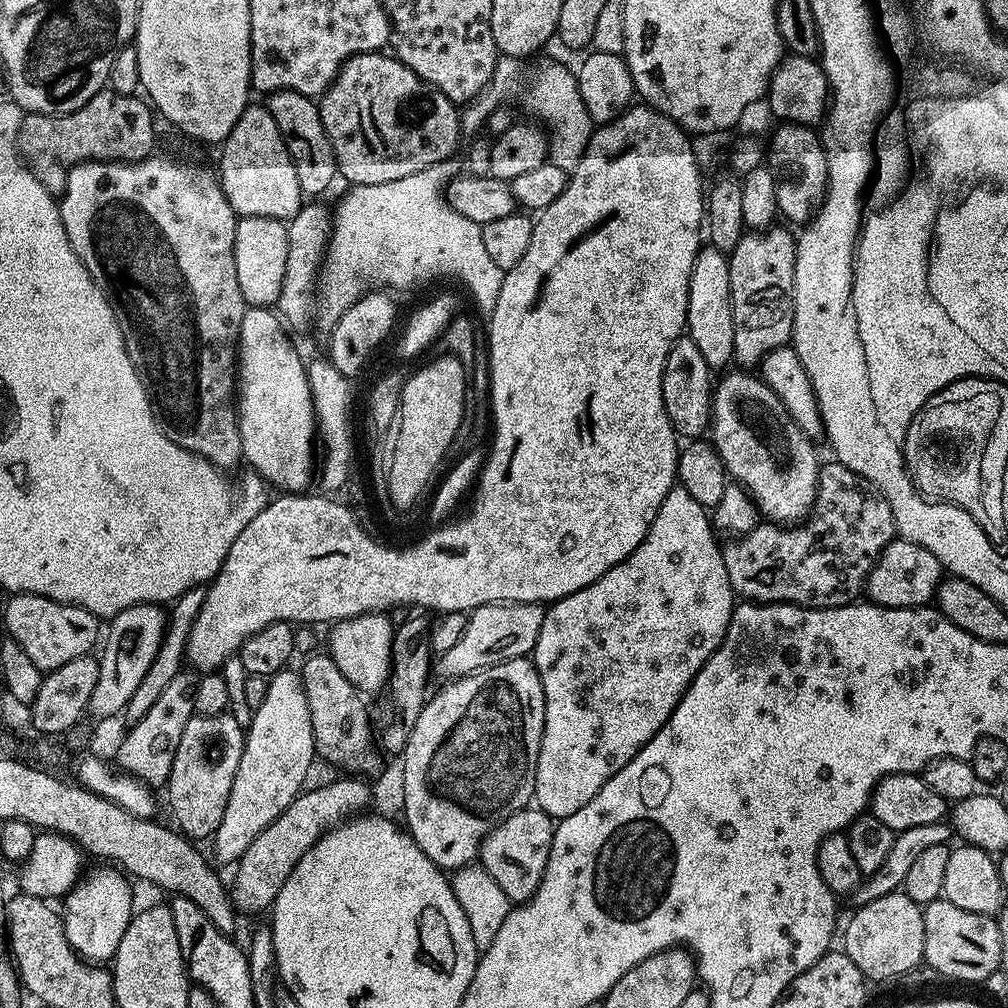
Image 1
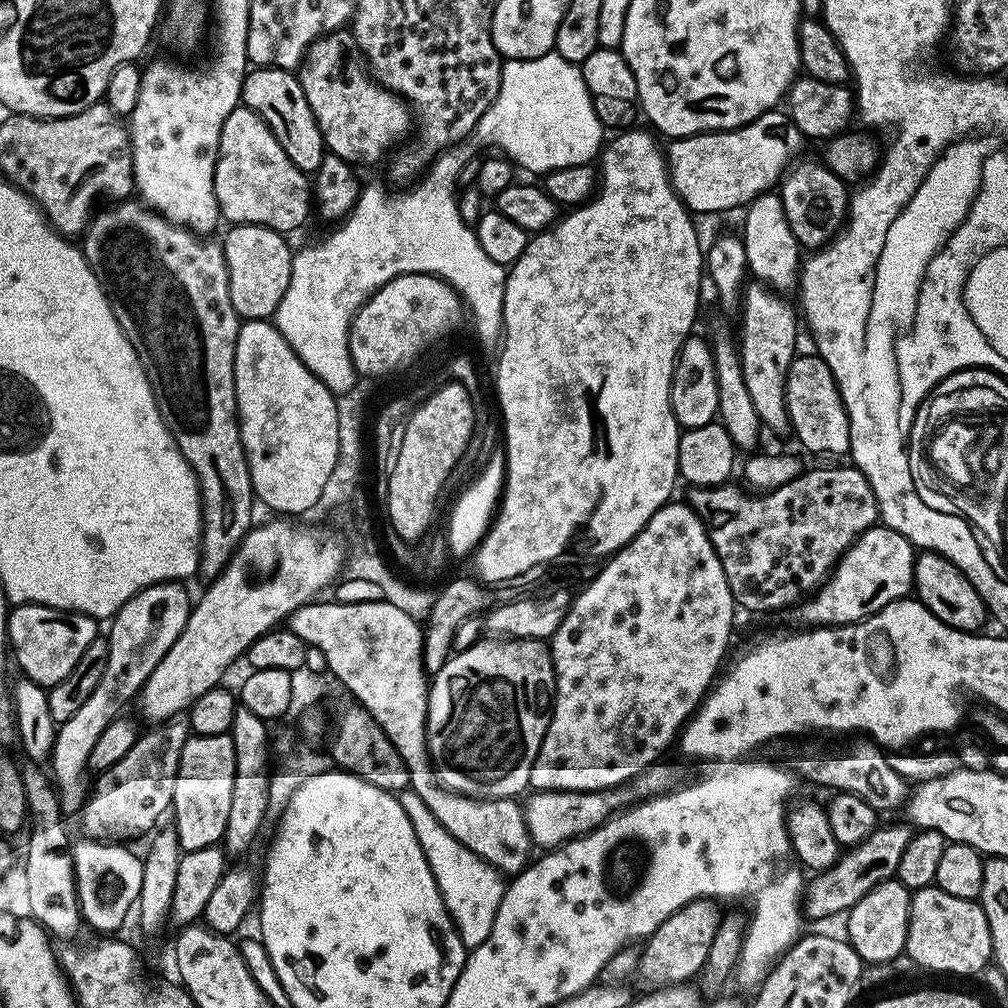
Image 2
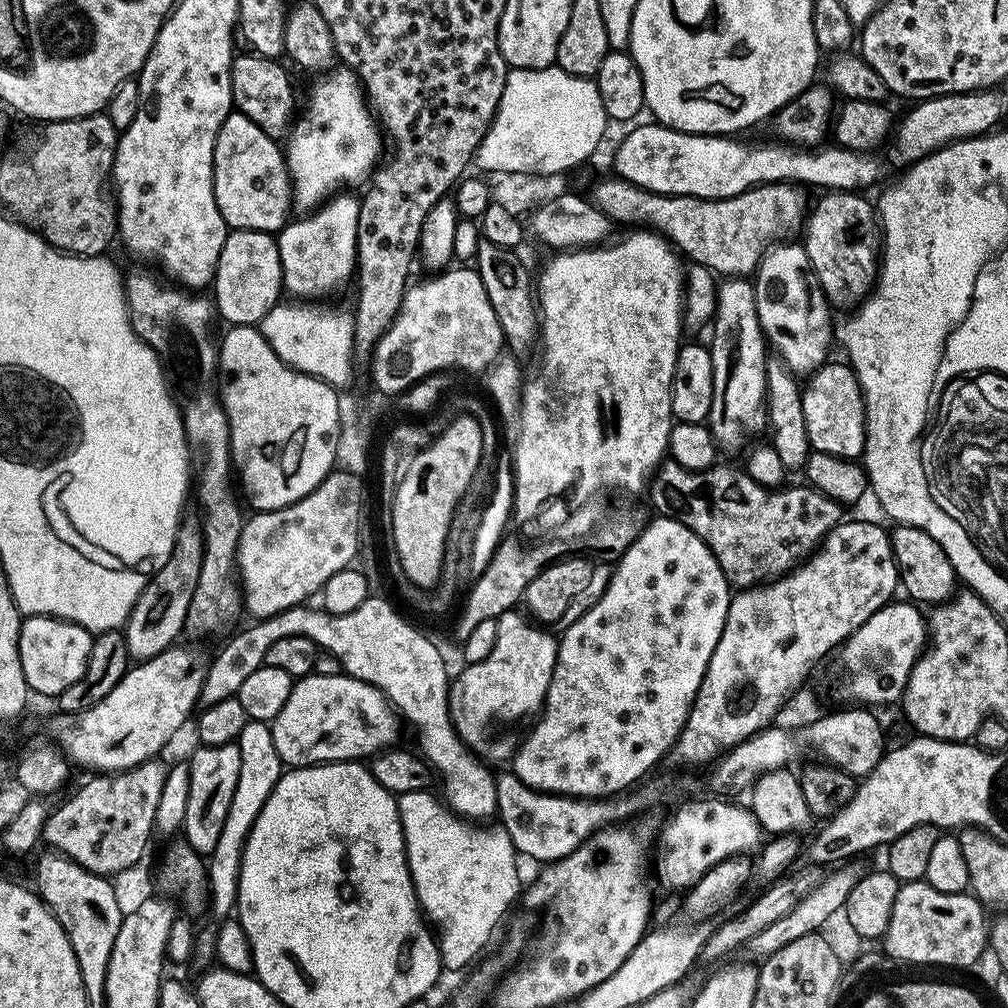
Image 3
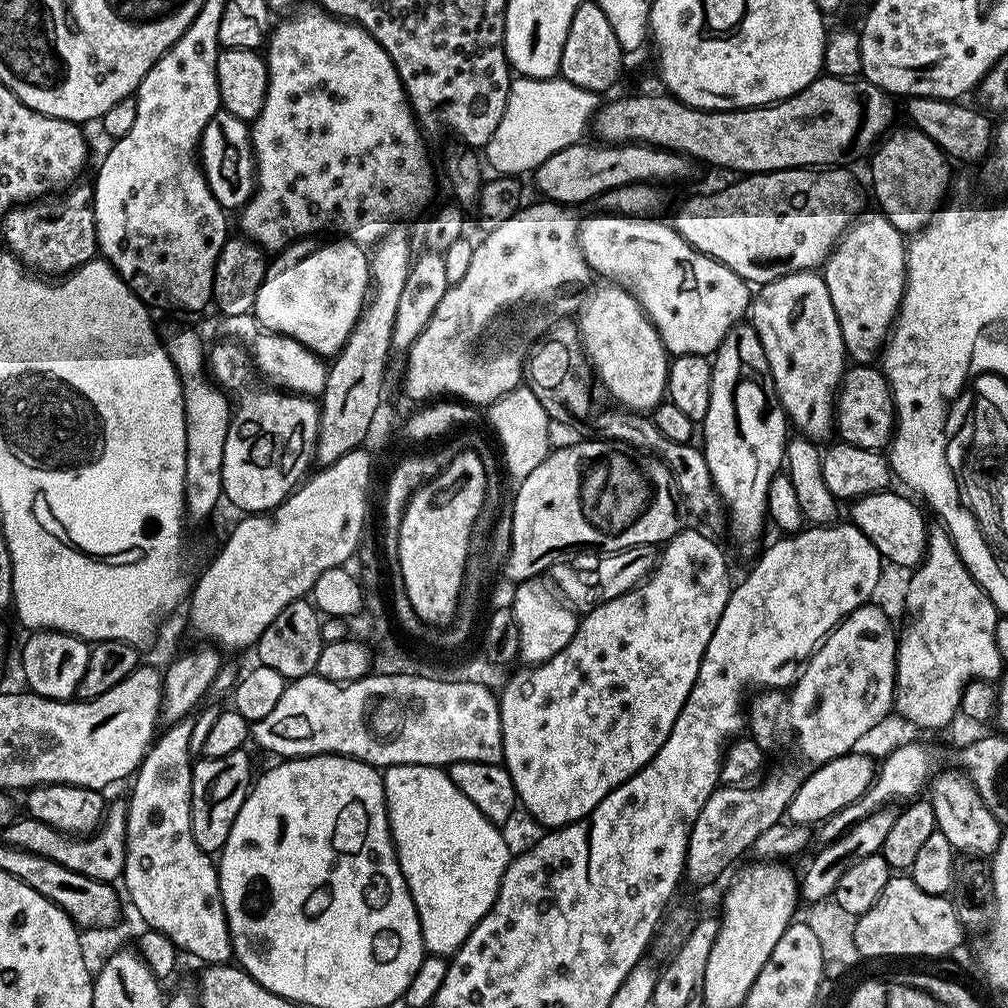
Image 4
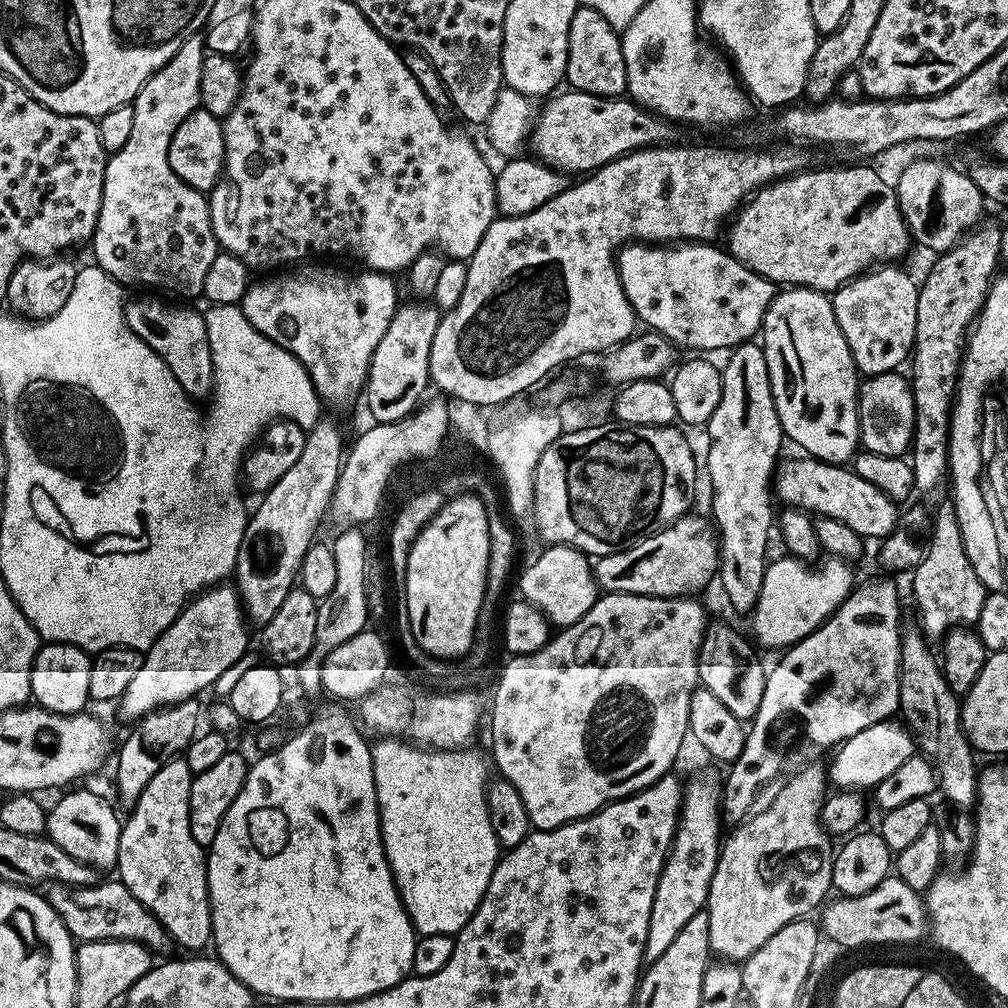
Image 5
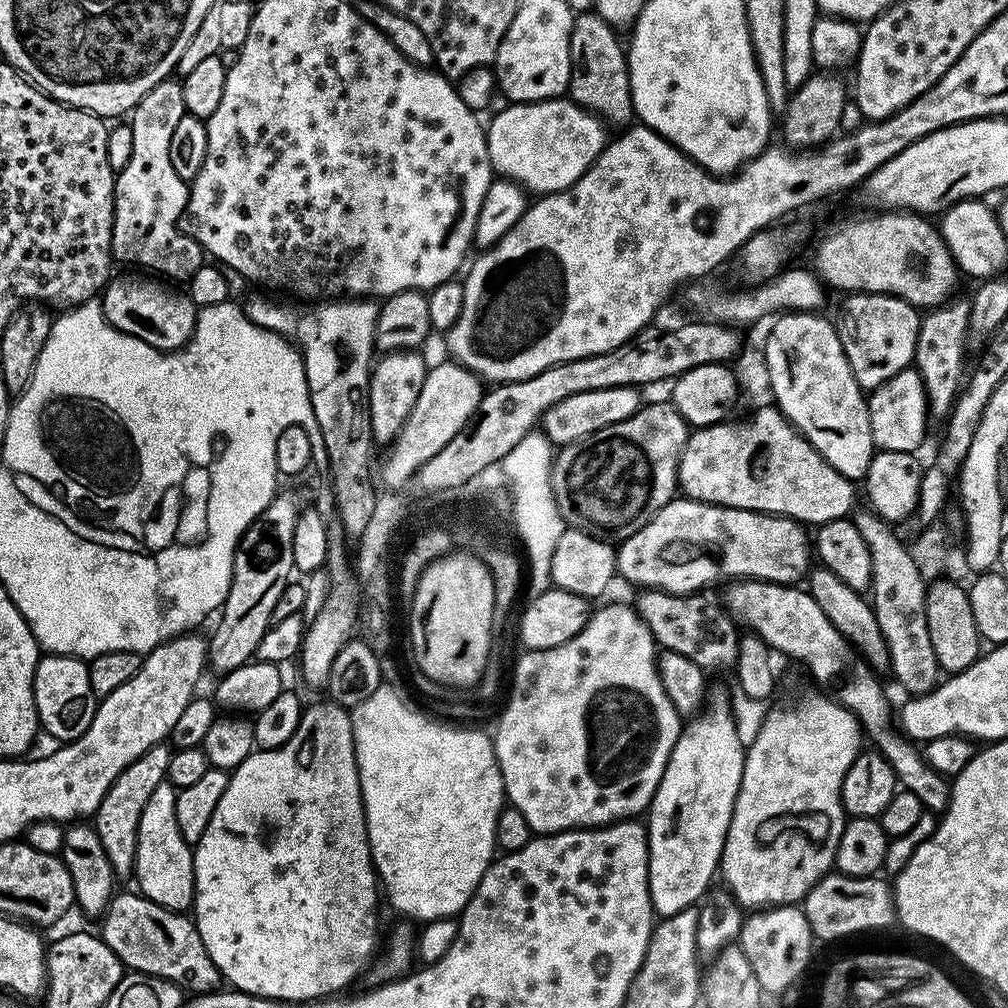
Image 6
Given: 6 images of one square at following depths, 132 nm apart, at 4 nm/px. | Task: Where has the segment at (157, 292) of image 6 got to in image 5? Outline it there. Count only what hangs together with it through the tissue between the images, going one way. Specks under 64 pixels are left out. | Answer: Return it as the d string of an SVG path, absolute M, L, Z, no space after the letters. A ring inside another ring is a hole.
M140 294L137 300L129 299L124 305L124 317L134 334L146 342L150 350L154 350L166 362L170 374L182 386L182 390L190 398L207 397L213 391L214 366L212 351L208 337L208 321L199 316L192 308L183 308L183 303L167 304L167 299L157 298L152 294ZM153 296L153 297L152 297ZM160 299L160 300L155 300Z

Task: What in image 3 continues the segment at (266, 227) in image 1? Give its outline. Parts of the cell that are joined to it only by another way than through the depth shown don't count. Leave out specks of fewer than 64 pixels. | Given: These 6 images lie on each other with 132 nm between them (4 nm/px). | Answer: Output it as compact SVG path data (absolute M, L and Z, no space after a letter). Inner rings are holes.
M253 228L229 231L222 254L218 254L216 277L212 279L210 292L214 297L215 311L219 319L221 316L225 320L225 325L259 325L260 320L270 314L272 307L281 303L284 292L282 258L278 254L276 236Z

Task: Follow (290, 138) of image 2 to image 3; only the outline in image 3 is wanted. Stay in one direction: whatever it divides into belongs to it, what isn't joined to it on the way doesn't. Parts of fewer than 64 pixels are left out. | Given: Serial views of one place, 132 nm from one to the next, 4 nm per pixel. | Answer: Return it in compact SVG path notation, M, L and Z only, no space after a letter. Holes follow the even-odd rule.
M237 55L232 62L230 82L232 83L232 103L235 111L240 112L246 118L250 118L250 122L258 125L270 139L277 142L283 141L294 123L292 107L295 106L296 100L292 97L292 80L288 77L287 70L279 64L281 62L279 59L271 56L247 55Z

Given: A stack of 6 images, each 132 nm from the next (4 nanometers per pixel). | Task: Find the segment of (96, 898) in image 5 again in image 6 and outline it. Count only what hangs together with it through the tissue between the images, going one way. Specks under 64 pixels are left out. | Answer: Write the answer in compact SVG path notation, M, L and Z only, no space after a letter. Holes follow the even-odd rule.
M131 891L113 895L98 929L100 939L118 956L125 969L168 980L192 994L217 991L222 977L210 954L206 954L195 919L182 912L166 910L166 906L150 902L139 891Z

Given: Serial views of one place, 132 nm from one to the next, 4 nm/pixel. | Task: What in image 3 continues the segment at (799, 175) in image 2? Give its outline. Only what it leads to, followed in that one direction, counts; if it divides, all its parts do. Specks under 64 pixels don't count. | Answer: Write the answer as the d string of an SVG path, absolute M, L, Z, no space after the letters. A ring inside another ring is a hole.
M828 190L823 193L820 201L811 205L806 217L806 223L802 229L802 247L810 258L812 273L816 275L816 282L820 285L824 295L833 305L848 304L851 300L859 301L873 287L878 275L878 212L867 200L867 195L855 192L837 192Z

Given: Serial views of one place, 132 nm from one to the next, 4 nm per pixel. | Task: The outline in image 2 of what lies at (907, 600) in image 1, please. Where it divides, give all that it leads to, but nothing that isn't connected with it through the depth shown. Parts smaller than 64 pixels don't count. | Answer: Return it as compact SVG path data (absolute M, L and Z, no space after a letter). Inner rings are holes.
M883 526L868 528L849 546L828 579L800 601L800 624L804 626L835 626L856 624L873 616L893 600L905 599L913 591L917 549L898 530Z

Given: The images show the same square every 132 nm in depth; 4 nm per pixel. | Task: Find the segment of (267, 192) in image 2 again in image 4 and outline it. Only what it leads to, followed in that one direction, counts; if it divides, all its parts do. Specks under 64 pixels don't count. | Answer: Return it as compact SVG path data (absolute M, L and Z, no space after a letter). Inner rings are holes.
M223 110L216 112L214 118L210 118L210 122L206 122L206 130L202 130L198 163L204 170L204 177L214 194L214 198L224 209L239 210L248 203L252 191L256 189L256 158L252 154L252 134L245 121L234 118L234 114Z

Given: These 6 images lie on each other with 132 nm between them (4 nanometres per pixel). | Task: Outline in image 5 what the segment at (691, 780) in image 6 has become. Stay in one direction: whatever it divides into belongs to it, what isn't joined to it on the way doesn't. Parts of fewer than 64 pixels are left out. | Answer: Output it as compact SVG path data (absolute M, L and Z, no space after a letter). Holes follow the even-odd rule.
M696 776L692 781L683 785L684 799L680 806L680 822L672 836L672 847L668 849L668 856L664 860L664 869L658 878L658 886L654 894L654 906L650 910L650 926L646 930L646 946L644 947L645 961L651 962L662 958L662 954L678 938L682 926L694 918L694 914L705 911L708 902L710 882L714 878L716 863L720 857L722 847L722 832L720 836L720 793L722 791L718 780L712 776Z

